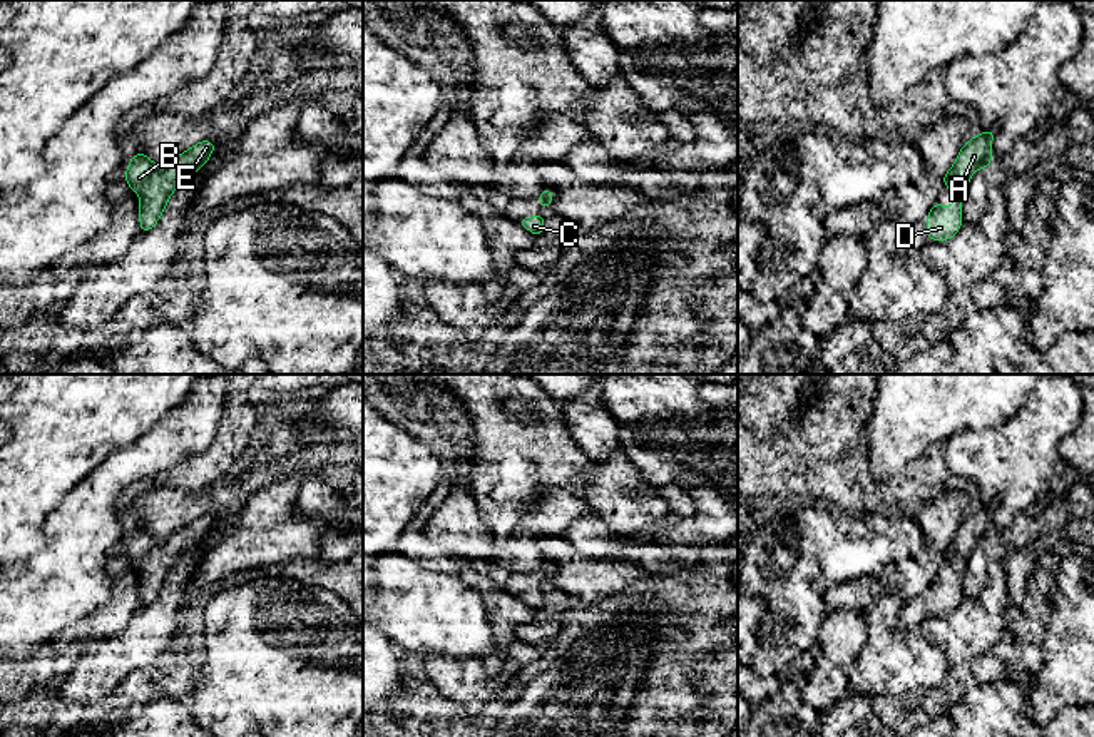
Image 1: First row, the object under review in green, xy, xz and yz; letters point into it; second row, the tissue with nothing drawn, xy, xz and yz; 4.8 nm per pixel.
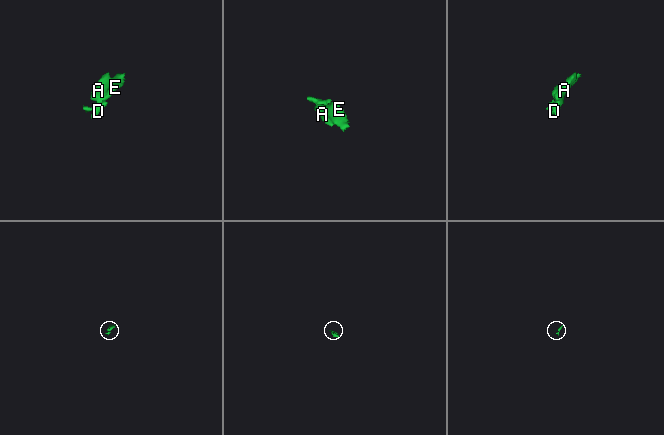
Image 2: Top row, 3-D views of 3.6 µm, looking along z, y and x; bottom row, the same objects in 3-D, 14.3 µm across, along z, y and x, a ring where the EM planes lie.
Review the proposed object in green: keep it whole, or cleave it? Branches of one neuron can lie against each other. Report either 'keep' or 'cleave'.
keep

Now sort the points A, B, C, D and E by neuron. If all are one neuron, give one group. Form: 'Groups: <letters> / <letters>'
Groups: A B C D E

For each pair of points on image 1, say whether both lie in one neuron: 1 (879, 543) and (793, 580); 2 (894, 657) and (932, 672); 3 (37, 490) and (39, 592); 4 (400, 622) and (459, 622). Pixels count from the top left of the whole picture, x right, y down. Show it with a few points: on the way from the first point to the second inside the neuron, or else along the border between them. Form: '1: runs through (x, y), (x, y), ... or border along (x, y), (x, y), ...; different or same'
1: runs through (857, 547), (835, 547), (825, 557), (815, 560); same
2: runs through (904, 660), (922, 665); same
3: border along (66, 498), (30, 532), (17, 535); different
4: runs through (415, 622), (444, 622); same

